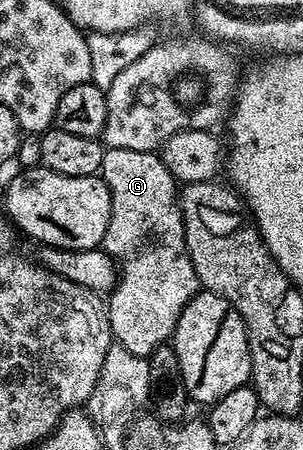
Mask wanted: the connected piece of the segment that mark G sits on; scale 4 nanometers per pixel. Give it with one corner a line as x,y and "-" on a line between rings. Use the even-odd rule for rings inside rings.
108,148
99,177
111,193
111,221
107,221
103,250
113,258
117,269
117,284
107,295
109,329
113,332
116,346
148,357
156,347
172,340
179,313
183,313
187,301
191,301
199,290
197,274
185,244
179,184
167,165
163,165
160,154
139,149

